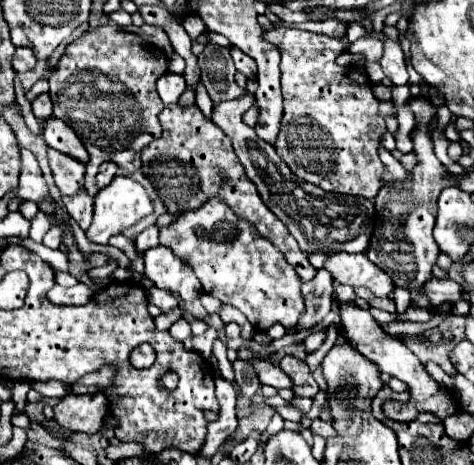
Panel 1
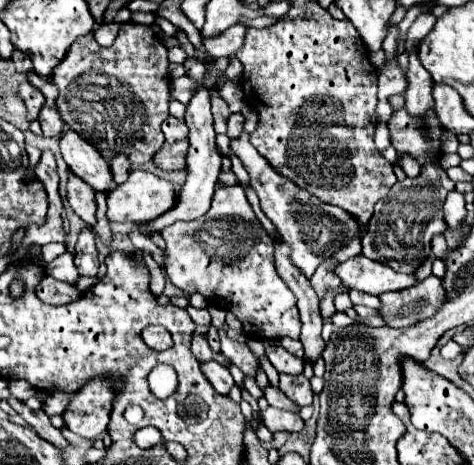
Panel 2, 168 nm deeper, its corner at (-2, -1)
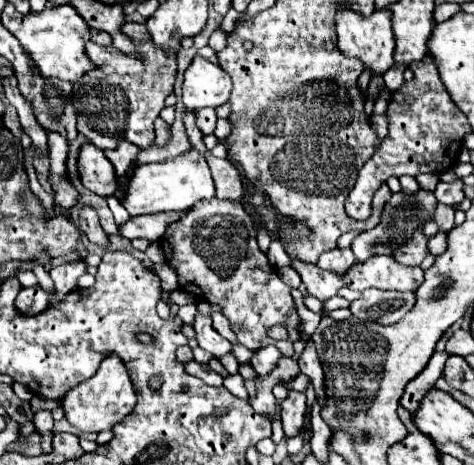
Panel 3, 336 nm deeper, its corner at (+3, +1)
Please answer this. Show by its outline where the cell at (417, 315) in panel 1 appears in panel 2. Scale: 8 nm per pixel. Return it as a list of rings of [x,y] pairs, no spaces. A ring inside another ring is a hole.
[[[431,275],[419,285],[411,289],[391,291],[379,295],[381,305],[377,307],[377,313],[389,327],[407,327],[415,321],[423,321],[439,309],[439,301],[443,301],[443,287],[441,279]]]

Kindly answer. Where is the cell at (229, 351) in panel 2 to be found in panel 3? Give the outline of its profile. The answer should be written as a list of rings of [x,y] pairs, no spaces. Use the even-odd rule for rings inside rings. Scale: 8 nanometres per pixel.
[[[196,315],[194,321],[194,331],[196,331],[196,339],[198,345],[206,351],[210,351],[214,357],[222,357],[232,353],[232,343],[228,339],[224,339],[214,327],[212,327],[212,319],[204,317],[204,315]]]

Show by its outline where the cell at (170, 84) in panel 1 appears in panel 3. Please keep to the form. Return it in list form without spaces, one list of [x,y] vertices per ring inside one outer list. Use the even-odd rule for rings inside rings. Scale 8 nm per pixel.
[[[196,55],[184,73],[182,101],[186,109],[196,111],[202,107],[220,107],[228,101],[232,91],[230,77],[218,65]]]

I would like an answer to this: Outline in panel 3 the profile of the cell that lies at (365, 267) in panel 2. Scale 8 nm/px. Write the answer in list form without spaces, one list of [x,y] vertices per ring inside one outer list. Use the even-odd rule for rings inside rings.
[[[376,255],[364,263],[354,263],[342,279],[354,291],[364,291],[366,287],[416,291],[422,285],[424,271],[420,267],[406,267],[390,259],[390,255]]]

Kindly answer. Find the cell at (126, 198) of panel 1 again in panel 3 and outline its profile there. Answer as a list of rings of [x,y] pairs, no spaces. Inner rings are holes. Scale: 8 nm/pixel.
[[[186,151],[182,157],[168,159],[164,163],[136,165],[134,173],[120,189],[124,191],[124,197],[120,201],[130,215],[182,211],[182,209],[190,209],[200,199],[214,197],[214,183],[208,163],[198,151]]]

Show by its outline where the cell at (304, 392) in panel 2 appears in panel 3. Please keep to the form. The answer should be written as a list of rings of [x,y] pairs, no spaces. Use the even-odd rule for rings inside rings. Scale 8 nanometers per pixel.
[[[288,389],[288,397],[280,403],[282,407],[282,427],[286,437],[292,437],[300,431],[300,427],[304,425],[304,411],[306,411],[306,395],[300,391],[292,391]]]

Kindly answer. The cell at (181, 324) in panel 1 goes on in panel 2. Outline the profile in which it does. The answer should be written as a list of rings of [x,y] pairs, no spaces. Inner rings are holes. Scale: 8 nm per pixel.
[[[189,305],[187,307],[187,313],[191,315],[191,319],[193,319],[195,325],[205,325],[205,327],[211,325],[211,315],[209,315],[207,309],[195,309],[195,307]]]

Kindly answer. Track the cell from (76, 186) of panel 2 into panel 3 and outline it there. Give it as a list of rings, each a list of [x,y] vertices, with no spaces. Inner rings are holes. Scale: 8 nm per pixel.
[[[84,205],[80,207],[80,229],[86,233],[86,237],[96,243],[96,245],[108,245],[108,237],[104,233],[104,229],[100,227],[98,221],[98,213],[92,205]]]

